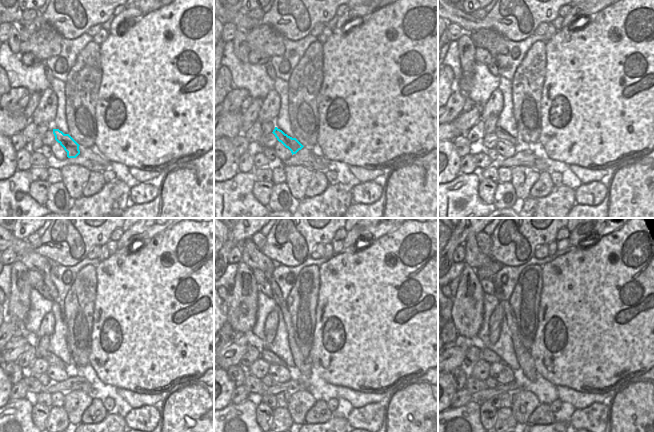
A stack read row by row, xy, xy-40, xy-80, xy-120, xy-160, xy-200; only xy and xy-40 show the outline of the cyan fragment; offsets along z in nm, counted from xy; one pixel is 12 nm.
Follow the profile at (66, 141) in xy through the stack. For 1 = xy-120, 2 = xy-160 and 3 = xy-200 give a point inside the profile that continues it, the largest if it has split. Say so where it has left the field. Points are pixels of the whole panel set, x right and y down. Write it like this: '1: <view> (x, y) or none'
1: xy-120 (52, 359)
2: xy-160 (270, 357)
3: xy-200 (488, 355)

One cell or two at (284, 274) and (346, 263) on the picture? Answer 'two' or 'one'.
two

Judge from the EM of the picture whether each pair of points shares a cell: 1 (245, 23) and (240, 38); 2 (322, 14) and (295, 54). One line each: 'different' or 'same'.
1: different
2: different

